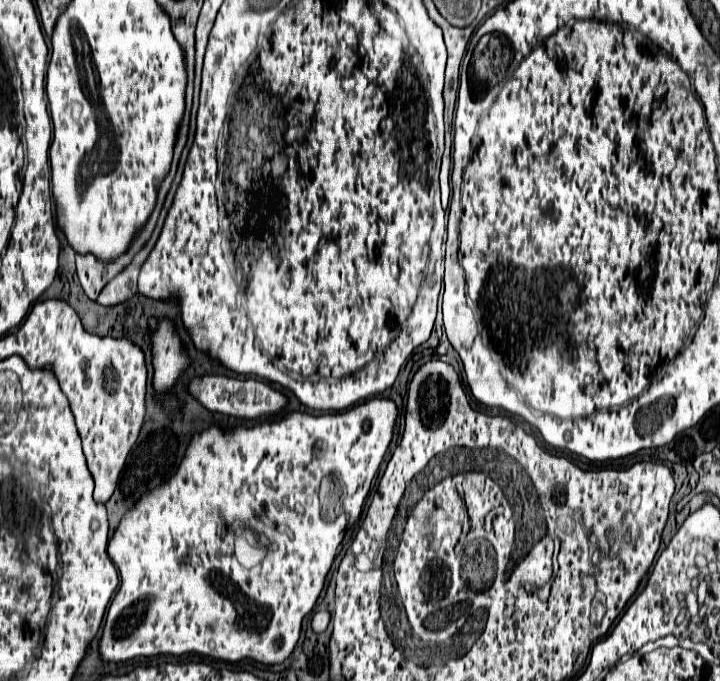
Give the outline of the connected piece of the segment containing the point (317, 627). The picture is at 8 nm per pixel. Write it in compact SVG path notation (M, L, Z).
M318 611L318 613L312 617L312 629L314 629L316 633L326 631L328 623L330 623L330 613L328 613L328 611Z

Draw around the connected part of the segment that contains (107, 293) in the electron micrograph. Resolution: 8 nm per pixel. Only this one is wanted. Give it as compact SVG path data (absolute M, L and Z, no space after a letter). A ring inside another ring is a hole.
M146 247L144 251L140 251L136 255L136 259L132 261L132 265L128 269L124 269L120 275L116 275L116 279L112 279L112 283L108 283L108 287L104 287L104 291L98 297L98 303L104 307L112 307L118 303L128 301L134 293L136 293L136 283L138 283L138 273L142 269L142 263L146 261L150 253L150 247Z

